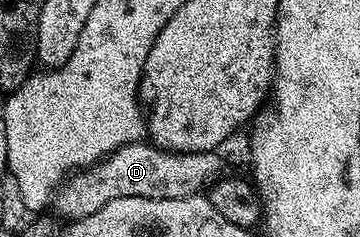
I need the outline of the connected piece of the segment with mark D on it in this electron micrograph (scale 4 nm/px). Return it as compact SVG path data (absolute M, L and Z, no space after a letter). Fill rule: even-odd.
M145 140L133 141L90 168L67 177L52 198L52 209L66 217L62 219L75 221L84 215L92 215L92 211L100 211L100 207L104 207L104 203L112 203L112 199L196 197L223 176L222 161L218 156L217 152L169 153L167 149L160 149Z

